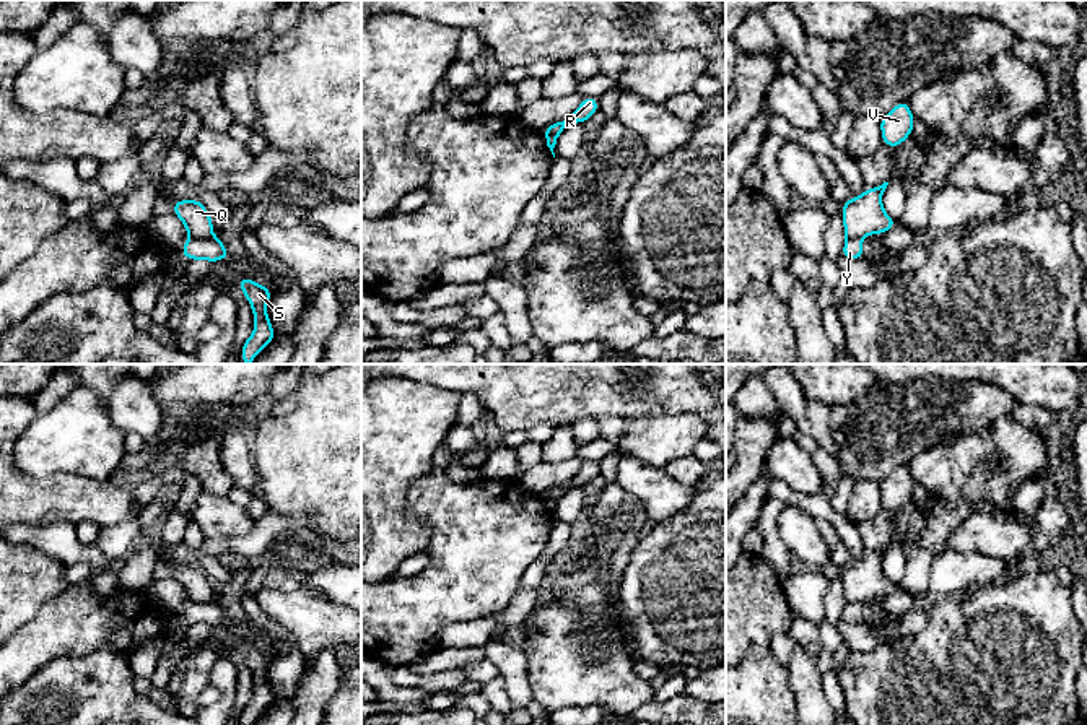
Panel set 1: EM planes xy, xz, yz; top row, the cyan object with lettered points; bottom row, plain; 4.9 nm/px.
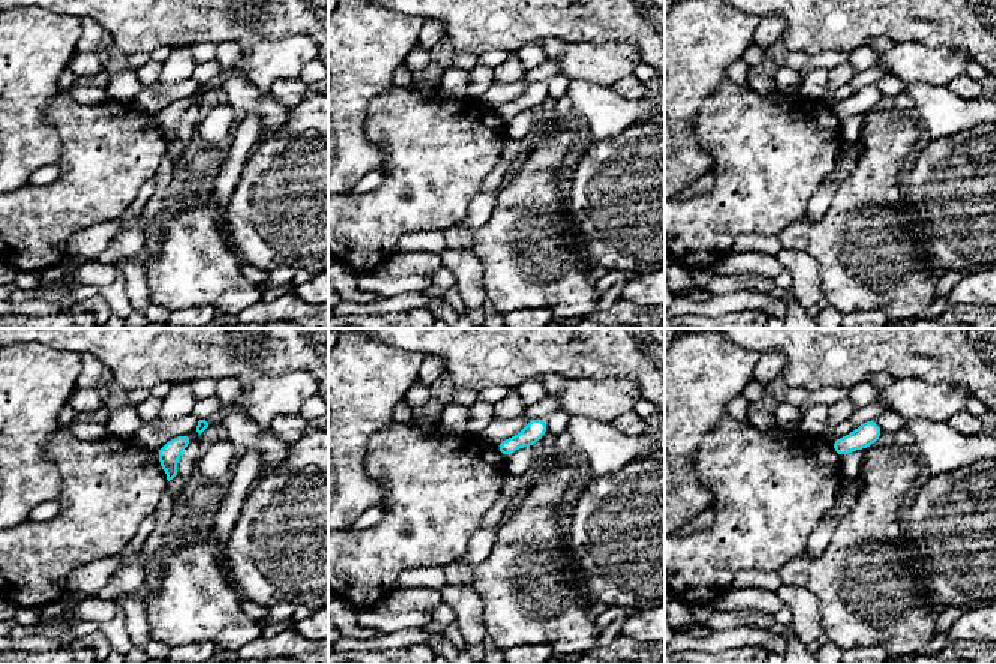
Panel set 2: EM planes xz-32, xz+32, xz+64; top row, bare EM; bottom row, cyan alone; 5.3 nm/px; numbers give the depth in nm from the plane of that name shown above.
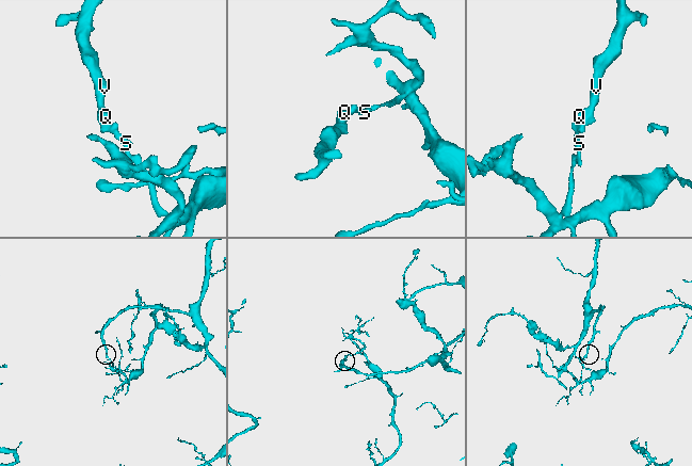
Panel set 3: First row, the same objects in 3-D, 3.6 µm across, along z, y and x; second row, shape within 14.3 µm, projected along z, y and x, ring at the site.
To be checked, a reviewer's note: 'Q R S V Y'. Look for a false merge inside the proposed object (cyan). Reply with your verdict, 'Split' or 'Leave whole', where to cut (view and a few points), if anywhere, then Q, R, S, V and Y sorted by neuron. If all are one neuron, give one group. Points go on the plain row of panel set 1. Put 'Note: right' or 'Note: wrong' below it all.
Split. Split along xy (191, 600), (209, 602). Groups: Q V / R S Y
Note: wrong

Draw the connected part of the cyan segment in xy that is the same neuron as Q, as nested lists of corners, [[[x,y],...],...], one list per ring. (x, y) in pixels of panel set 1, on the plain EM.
[[[199,562],[174,564],[172,577],[182,585],[190,601],[207,603],[213,597],[213,584]]]

